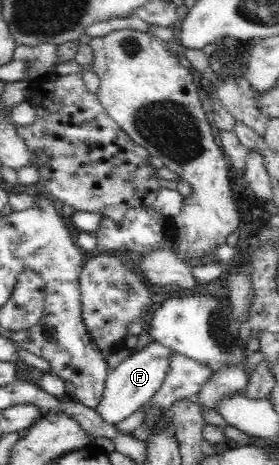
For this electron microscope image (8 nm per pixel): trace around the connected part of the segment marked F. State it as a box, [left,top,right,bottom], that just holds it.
[96,340,175,424]

